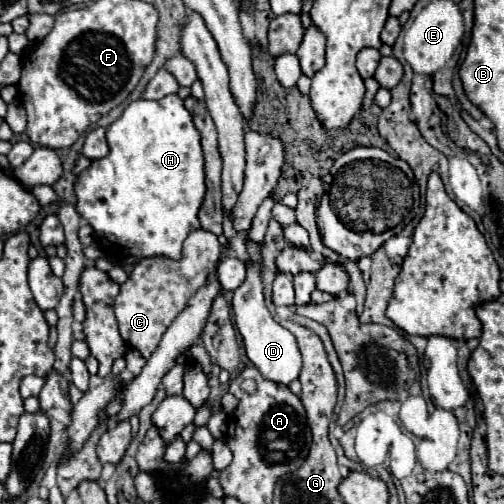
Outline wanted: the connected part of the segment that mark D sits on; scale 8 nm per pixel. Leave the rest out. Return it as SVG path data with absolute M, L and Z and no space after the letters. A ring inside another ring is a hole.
M245 236L245 246L247 246L247 252L251 252L259 258L255 258L253 262L247 264L247 276L245 276L243 284L233 294L231 304L233 304L233 314L235 314L235 326L237 326L239 334L243 336L243 344L245 344L245 352L247 352L249 360L259 368L259 372L273 382L289 384L291 380L295 380L299 376L301 354L299 354L295 336L289 330L285 330L281 324L277 324L265 306L263 278L261 278L261 268L263 268L261 244L255 244L253 240L249 240Z

